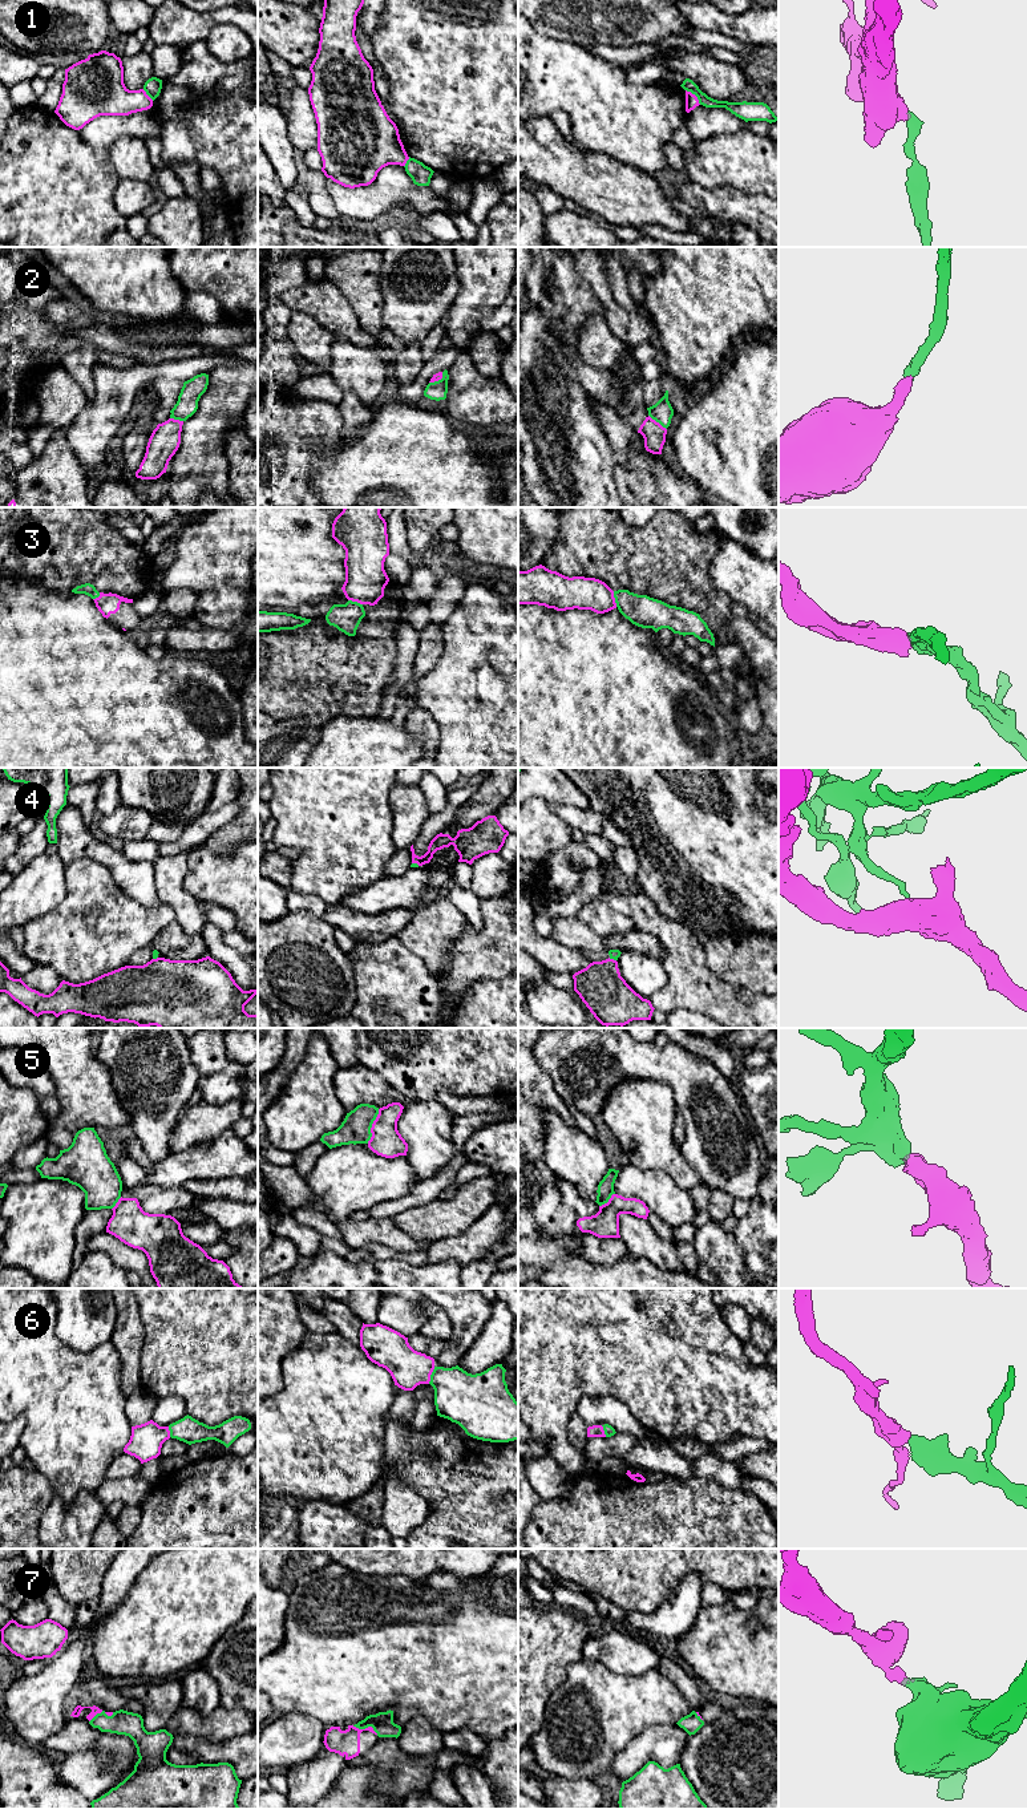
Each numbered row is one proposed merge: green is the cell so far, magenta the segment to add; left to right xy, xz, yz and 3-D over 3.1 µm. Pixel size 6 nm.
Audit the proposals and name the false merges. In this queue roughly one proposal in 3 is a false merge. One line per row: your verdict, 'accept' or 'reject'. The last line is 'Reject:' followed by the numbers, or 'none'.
1: reject
2: accept
3: accept
4: reject
5: accept
6: accept
7: accept
Reject: 1, 4

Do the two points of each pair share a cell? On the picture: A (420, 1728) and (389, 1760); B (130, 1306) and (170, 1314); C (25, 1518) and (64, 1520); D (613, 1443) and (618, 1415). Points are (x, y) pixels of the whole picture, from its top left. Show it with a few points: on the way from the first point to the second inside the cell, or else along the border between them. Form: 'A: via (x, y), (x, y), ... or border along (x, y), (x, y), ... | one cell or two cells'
A: border along (396, 1739), (397, 1744), (408, 1752), (432, 1756) | two cells
B: border along (137, 1302), (145, 1338) | two cells
C: border along (56, 1494), (41, 1516), (37, 1534) | two cells
D: border along (617, 1432), (633, 1435), (639, 1440) | two cells

